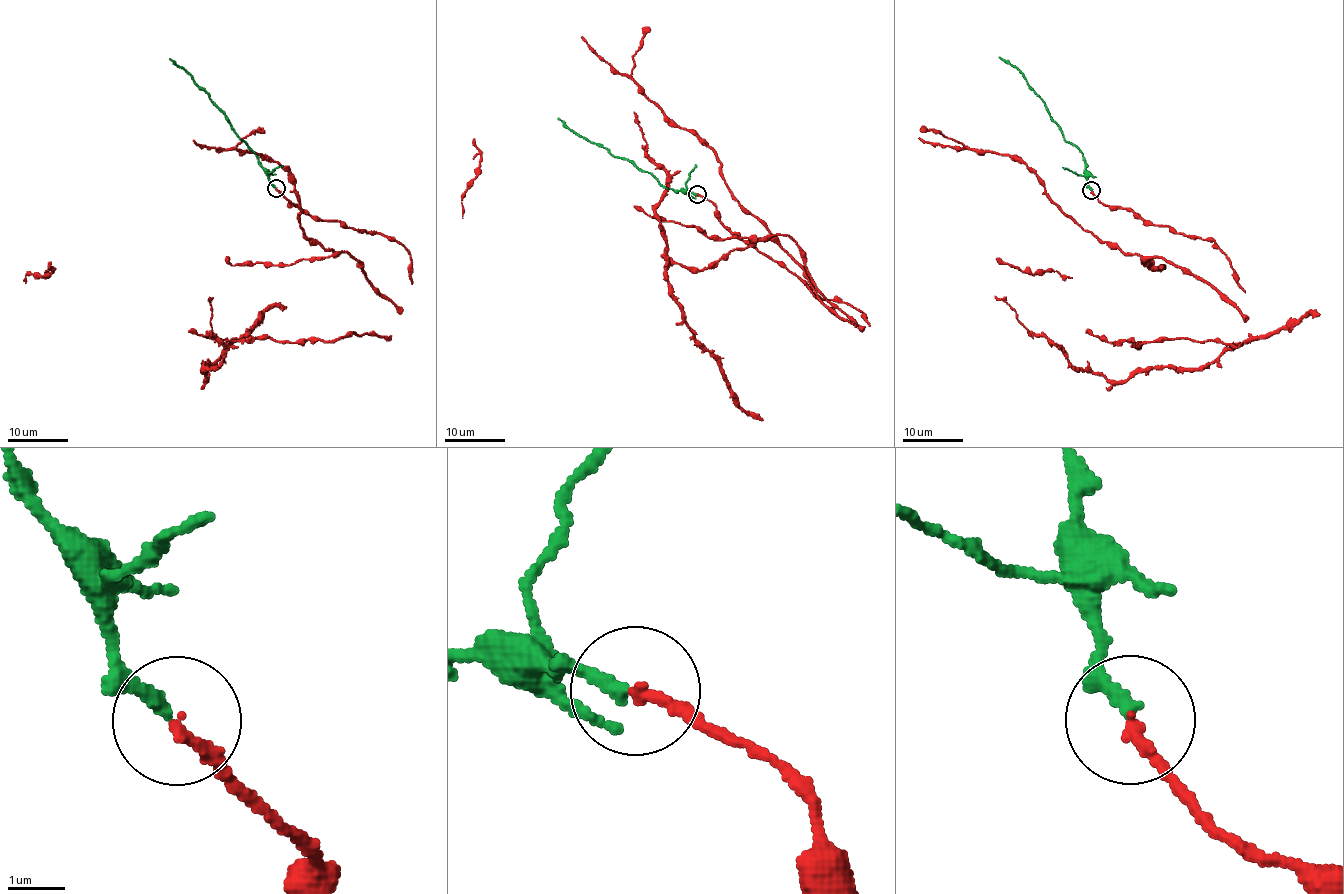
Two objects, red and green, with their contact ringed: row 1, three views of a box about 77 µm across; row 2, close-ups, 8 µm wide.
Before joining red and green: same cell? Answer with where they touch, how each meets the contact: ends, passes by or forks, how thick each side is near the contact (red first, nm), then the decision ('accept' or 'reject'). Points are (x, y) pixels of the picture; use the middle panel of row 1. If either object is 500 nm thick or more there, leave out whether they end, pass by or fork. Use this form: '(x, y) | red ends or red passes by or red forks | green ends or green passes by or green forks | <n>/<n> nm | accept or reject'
(697, 194) | red ends | green ends | 190/240 nm | reject

